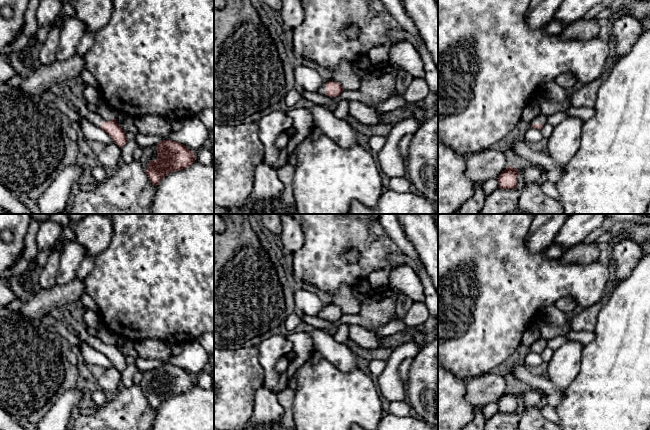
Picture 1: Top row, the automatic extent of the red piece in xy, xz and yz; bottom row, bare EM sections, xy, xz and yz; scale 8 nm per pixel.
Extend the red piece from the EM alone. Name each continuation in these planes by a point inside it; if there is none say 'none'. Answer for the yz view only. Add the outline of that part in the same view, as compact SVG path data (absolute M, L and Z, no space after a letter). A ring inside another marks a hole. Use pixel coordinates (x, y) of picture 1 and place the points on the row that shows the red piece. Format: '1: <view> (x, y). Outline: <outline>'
1: yz (541, 119). Outline: M542 113L539 114L536 118L533 119L532 124L541 124L545 125L547 123L547 116L543 115Z

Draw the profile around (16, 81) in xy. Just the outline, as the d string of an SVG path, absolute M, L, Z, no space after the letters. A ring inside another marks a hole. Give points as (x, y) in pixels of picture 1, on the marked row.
M18 74L13 76L11 79L9 79L5 84L12 86L14 88L18 88L22 85L23 78L19 76Z

